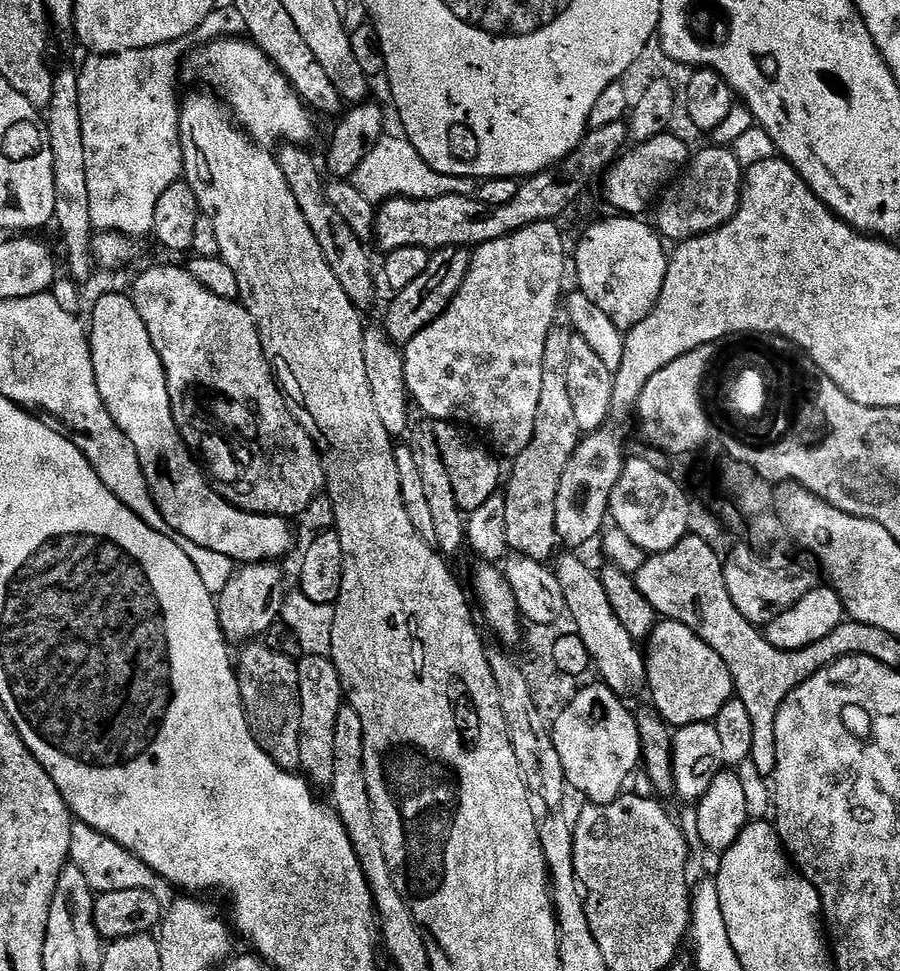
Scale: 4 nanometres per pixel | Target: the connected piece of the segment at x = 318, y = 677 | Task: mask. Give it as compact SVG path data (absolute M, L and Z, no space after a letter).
M312 658L302 668L301 696L302 712L302 768L313 785L331 785L336 779L338 753L338 729L341 727L341 713L346 704L346 689L340 678L340 671L328 658Z

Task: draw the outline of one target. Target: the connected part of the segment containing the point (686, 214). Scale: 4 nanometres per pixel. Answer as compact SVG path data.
M704 148L691 157L682 175L663 193L655 209L655 227L665 241L683 242L705 236L729 224L740 209L746 191L746 168L735 151L728 148Z

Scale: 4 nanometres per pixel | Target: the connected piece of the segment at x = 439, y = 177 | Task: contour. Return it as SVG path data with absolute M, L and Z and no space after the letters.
M383 138L370 155L356 168L354 183L367 200L433 200L439 196L472 196L477 181L471 176L447 176L430 167L411 140Z

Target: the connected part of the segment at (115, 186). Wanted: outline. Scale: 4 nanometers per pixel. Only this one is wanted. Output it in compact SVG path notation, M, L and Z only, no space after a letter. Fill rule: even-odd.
M231 6L217 7L206 18L206 22L202 22L202 26L198 26L190 35L178 38L169 44L159 44L153 48L143 48L142 50L130 50L122 52L118 56L102 56L99 54L91 57L92 64L88 64L79 73L80 78L80 109L82 110L82 124L84 126L84 137L86 138L86 150L88 151L88 177L90 178L90 212L92 214L92 227L100 232L121 232L123 236L133 238L141 238L153 231L156 227L156 211L160 199L166 190L170 190L170 186L174 186L176 181L185 175L184 170L184 141L180 130L180 110L181 101L176 101L176 75L180 72L180 59L187 54L191 48L199 49L205 44L212 43L213 40L222 40L225 38L244 38L248 36L246 30L246 18L242 18L242 14L238 14L238 10Z

